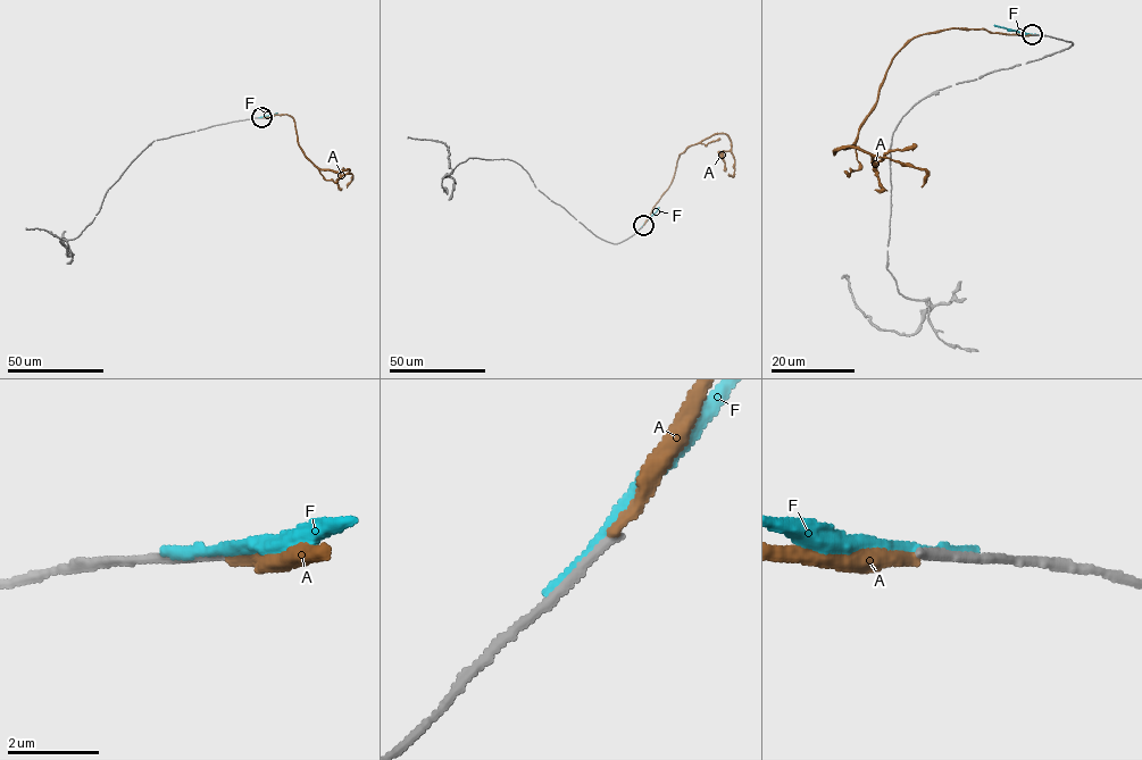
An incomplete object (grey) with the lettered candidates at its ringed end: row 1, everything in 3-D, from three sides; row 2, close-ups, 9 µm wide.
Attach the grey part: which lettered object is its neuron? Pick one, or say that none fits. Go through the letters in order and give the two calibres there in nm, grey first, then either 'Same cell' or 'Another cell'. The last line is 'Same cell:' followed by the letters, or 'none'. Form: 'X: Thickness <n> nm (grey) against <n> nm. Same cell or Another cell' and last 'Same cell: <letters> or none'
A: Thickness 220 nm (grey) against 240 nm. Another cell
F: Thickness 280 nm (grey) against 240 nm. Another cell
Same cell: none

